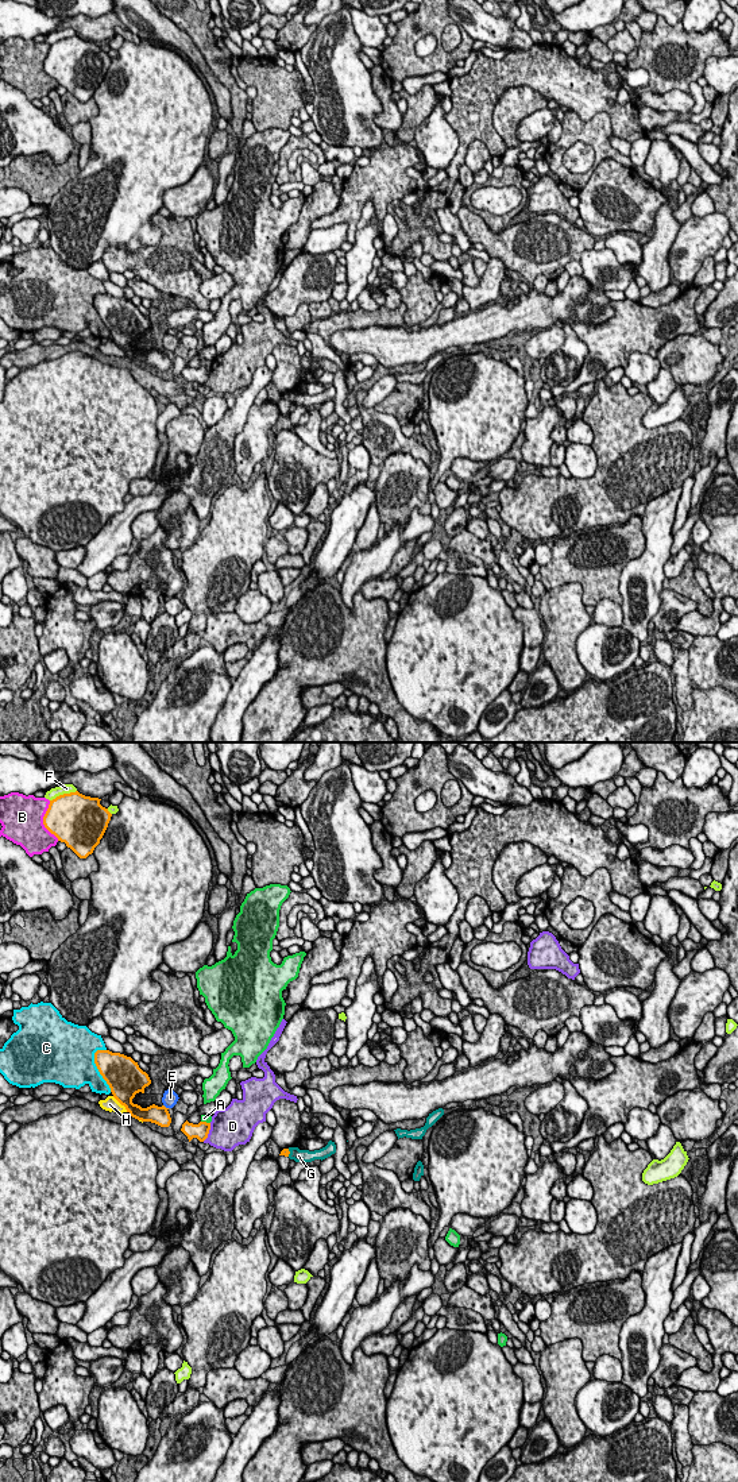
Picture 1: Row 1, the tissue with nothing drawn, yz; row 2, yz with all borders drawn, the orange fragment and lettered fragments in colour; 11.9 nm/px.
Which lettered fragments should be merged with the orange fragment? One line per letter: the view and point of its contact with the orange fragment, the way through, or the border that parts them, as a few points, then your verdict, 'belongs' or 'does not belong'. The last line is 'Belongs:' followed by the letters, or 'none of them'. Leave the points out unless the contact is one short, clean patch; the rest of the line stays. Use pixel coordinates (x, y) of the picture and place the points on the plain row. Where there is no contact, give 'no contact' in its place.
A: contact yz (205, 366); does not belong
B: contact yz (43, 65); does not belong
C: contact yz (99, 315); does not belong
D: contact yz (208, 377); does not belong
E: contact yz (165, 351); does not belong
F: contact yz (64, 38); does not belong
G: contact yz (289, 397); way yz (285, 396), (289, 397), (298, 400); belongs
H: contact yz (120, 347); does not belong
Belongs: G

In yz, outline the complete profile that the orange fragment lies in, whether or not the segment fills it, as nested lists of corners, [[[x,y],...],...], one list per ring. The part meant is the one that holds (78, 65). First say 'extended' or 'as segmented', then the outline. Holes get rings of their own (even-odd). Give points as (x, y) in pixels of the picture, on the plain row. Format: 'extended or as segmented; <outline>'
as segmented; [[[78,35],[59,39],[50,45],[43,69],[80,103],[86,103],[100,88],[112,61],[100,45]]]

